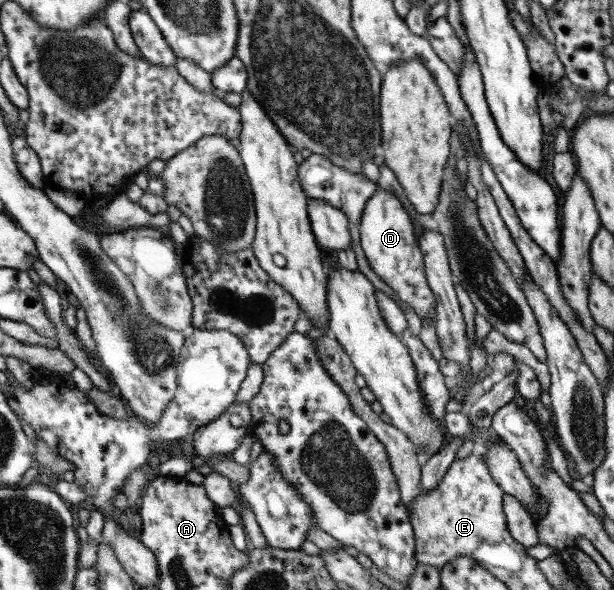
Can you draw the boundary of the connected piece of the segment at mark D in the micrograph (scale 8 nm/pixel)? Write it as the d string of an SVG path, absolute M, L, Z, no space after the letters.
M379 187L364 209L360 243L373 272L393 289L399 300L415 312L421 319L422 326L427 326L427 322L433 322L435 326L435 294L426 284L425 256L414 232L416 227L418 225L406 212L402 202L392 192Z

